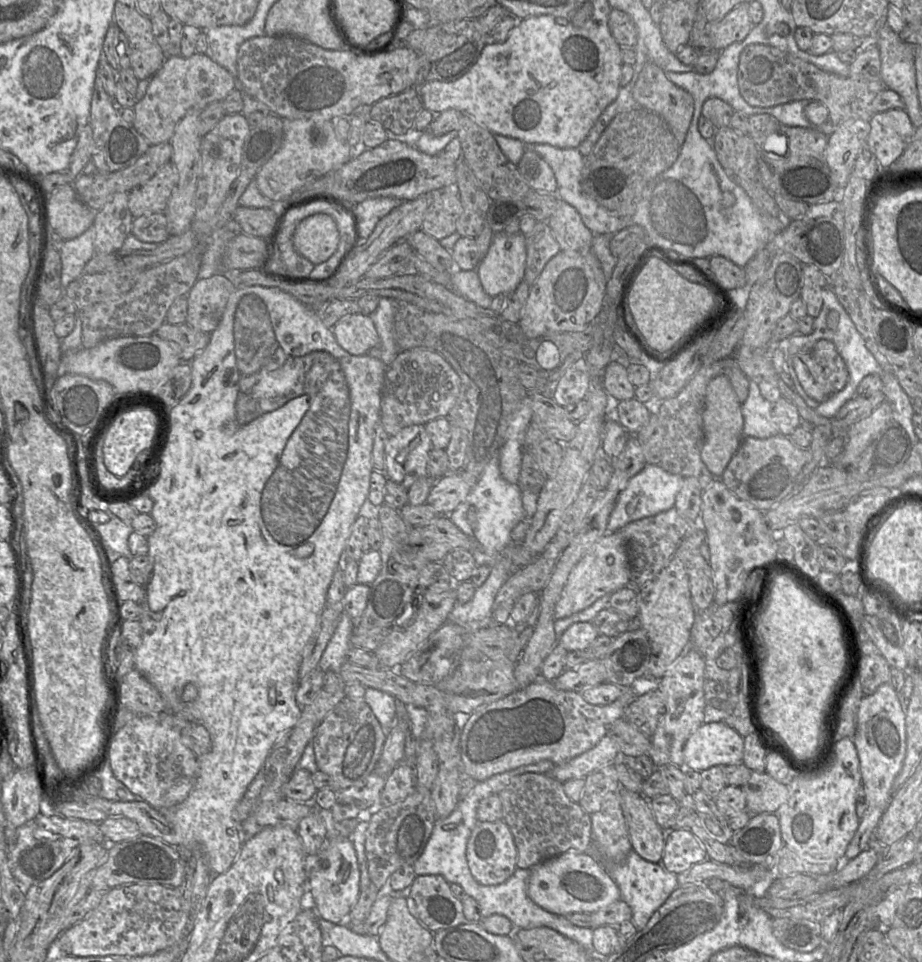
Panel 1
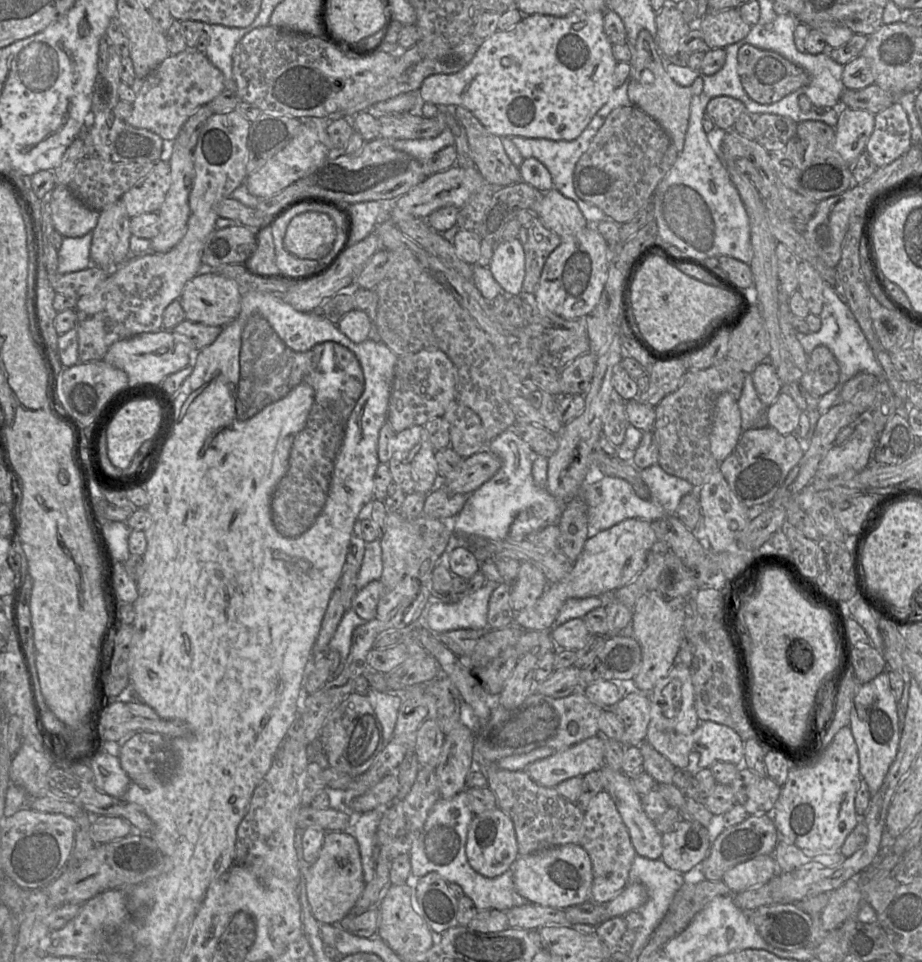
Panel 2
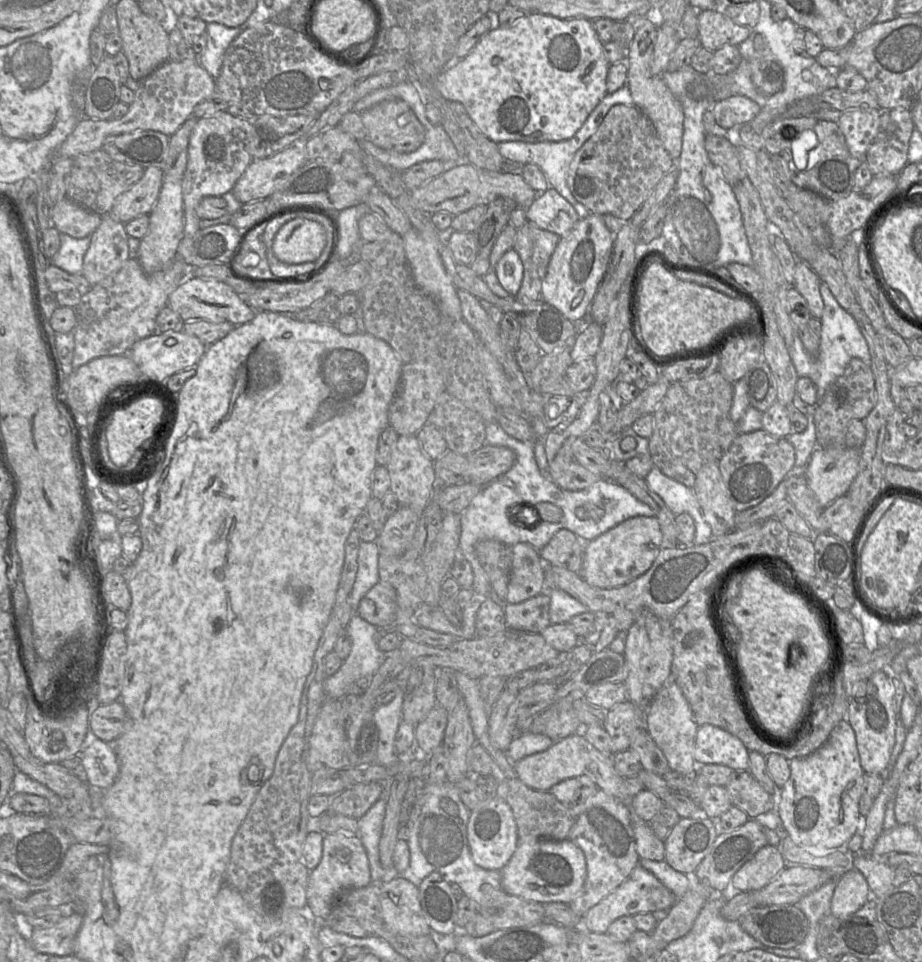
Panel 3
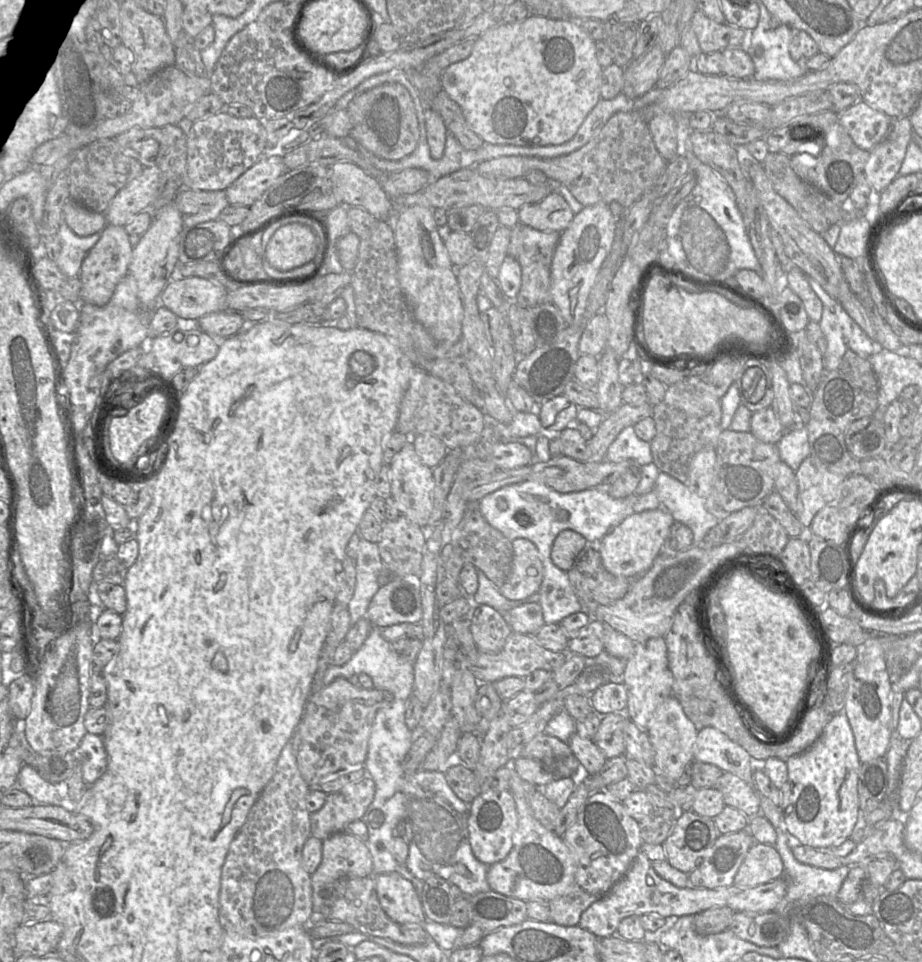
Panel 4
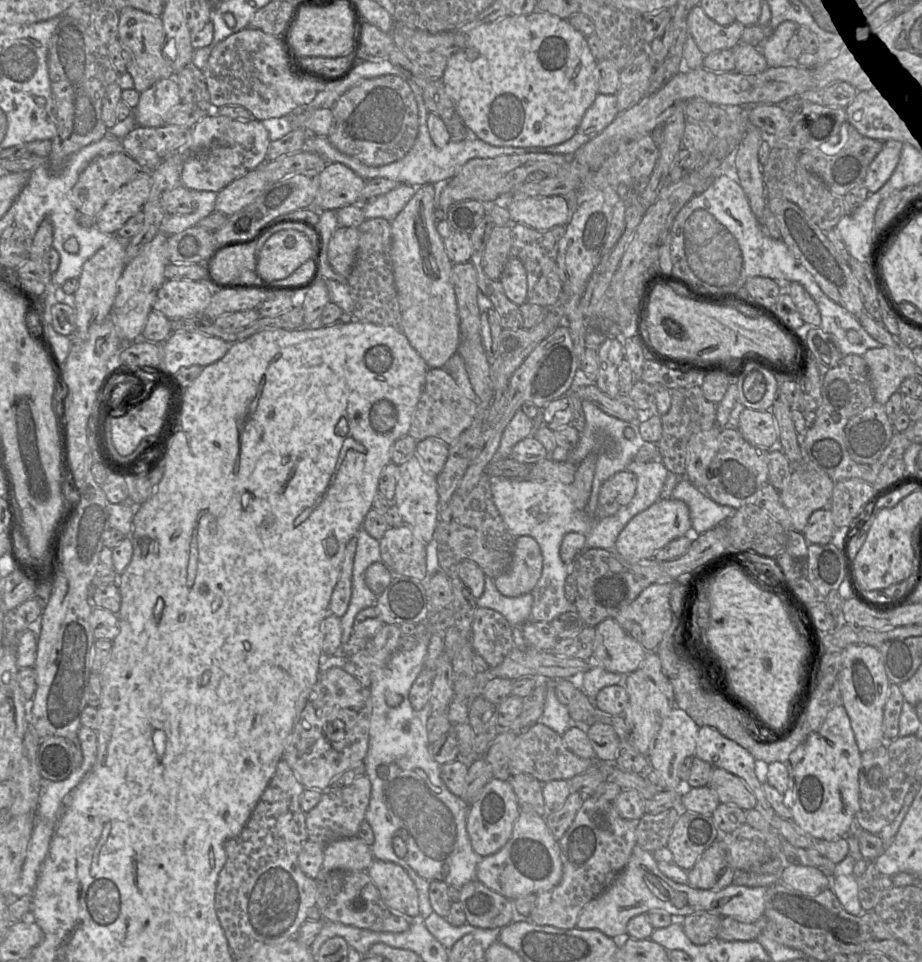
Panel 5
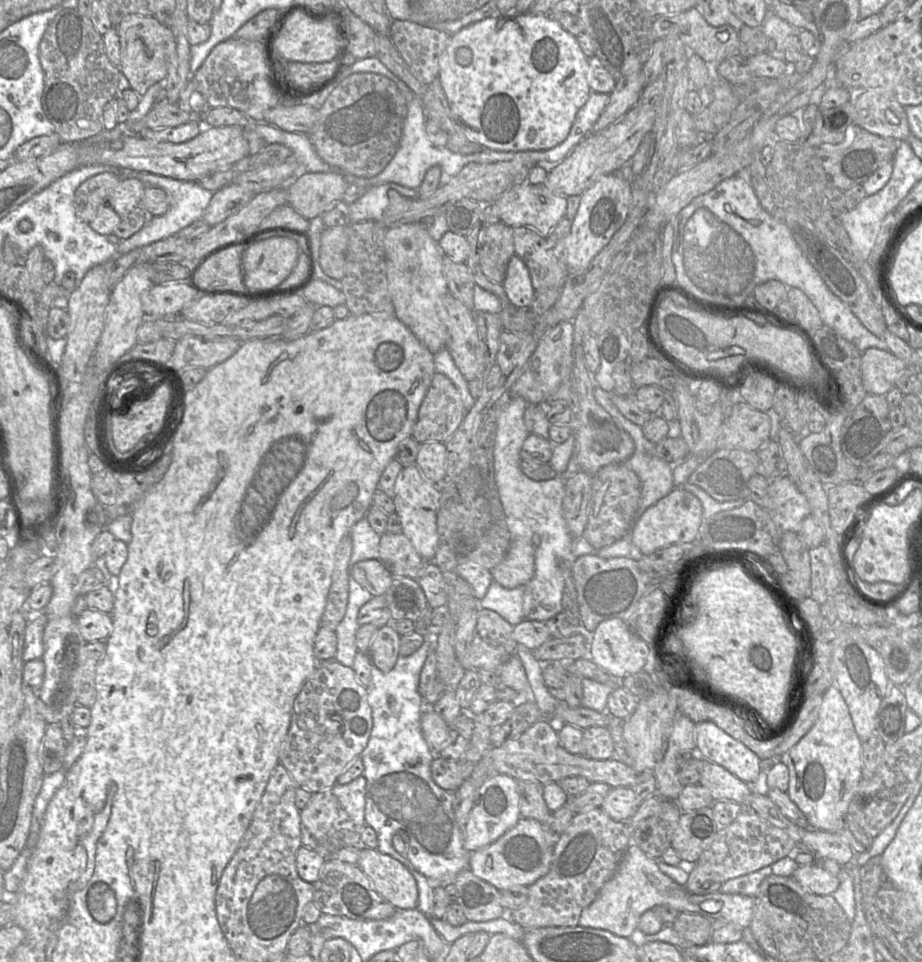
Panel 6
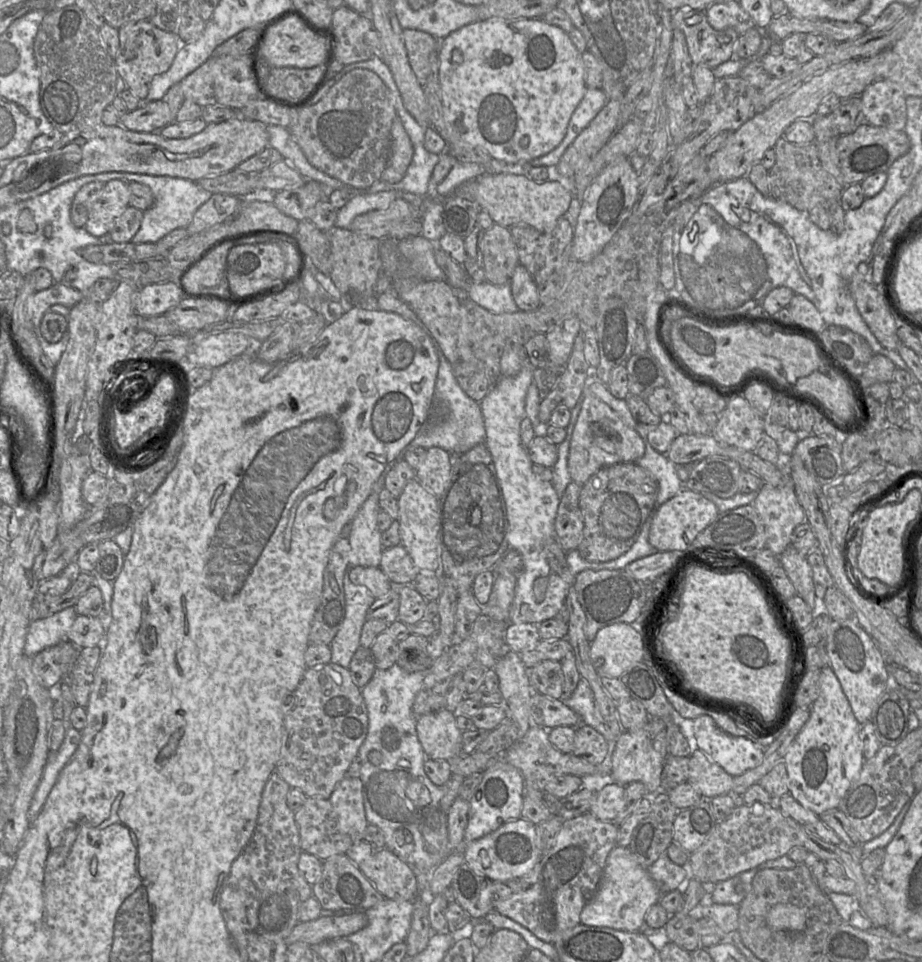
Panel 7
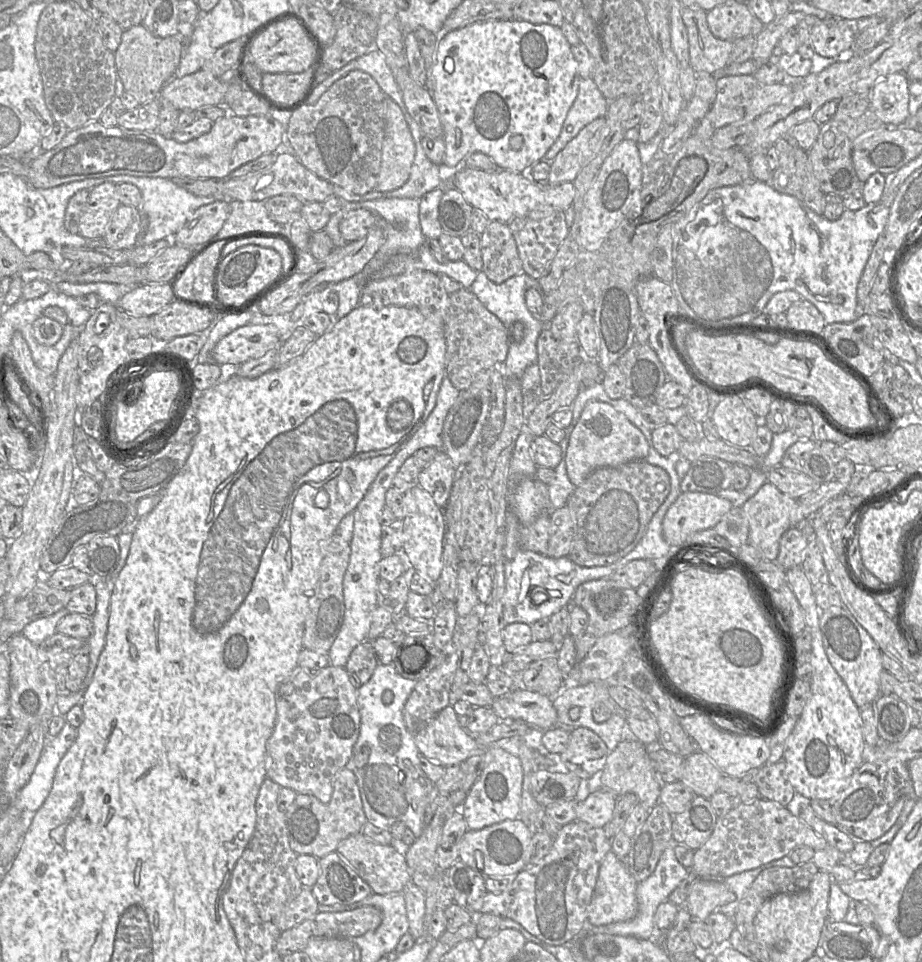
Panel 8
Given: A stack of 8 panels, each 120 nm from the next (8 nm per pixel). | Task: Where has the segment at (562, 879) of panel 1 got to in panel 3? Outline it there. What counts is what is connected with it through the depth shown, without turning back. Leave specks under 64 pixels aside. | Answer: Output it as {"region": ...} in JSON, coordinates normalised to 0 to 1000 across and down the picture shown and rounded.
{"region":[[[590,871],[561,872],[561,880],[543,903],[544,924],[553,930],[587,940],[617,940],[631,925],[636,915],[636,893],[632,885],[620,874]]]}

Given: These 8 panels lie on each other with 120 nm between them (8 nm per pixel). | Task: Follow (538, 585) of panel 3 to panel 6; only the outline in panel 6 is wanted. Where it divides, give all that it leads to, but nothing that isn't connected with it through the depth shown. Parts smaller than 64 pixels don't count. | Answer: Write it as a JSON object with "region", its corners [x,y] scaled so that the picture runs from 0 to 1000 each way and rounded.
{"region":[[[572,560],[553,565],[547,581],[533,594],[534,603],[549,612],[568,610],[580,595],[580,572]]]}

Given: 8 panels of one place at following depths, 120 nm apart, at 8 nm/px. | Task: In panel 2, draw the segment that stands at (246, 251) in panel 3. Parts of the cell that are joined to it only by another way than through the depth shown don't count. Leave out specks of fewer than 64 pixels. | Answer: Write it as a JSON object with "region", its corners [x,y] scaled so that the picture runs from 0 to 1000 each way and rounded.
{"region":[[[283,238],[279,242],[274,252],[274,260],[262,277],[269,283],[283,286],[297,286],[304,282],[299,277],[294,239]]]}

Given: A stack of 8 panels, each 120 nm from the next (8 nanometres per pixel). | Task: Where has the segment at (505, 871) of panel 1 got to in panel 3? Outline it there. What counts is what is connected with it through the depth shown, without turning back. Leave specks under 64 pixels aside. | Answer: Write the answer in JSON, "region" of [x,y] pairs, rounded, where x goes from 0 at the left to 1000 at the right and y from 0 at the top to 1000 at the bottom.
{"region":[[[534,826],[510,843],[507,872],[513,896],[527,904],[543,904],[551,897],[561,880],[561,858],[551,835]]]}

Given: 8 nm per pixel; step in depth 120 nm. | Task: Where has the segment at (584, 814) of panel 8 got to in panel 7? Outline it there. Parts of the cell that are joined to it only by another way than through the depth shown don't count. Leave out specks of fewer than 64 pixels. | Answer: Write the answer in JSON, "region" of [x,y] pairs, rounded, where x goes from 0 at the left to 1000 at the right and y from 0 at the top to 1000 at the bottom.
{"region":[[[663,814],[646,825],[639,845],[651,853],[664,854],[677,841],[678,836],[678,817]]]}

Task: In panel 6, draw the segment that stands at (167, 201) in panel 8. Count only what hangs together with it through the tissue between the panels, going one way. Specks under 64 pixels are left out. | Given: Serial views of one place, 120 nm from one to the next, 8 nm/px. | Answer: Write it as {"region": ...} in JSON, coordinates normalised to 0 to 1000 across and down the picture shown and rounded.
{"region":[[[128,177],[129,184],[144,184],[151,186],[157,193],[176,195],[184,204],[184,216],[178,223],[162,225],[158,233],[141,247],[133,249],[128,256],[128,265],[139,263],[145,259],[153,259],[156,256],[191,244],[195,239],[219,227],[226,215],[231,200],[220,195],[213,188],[200,188],[184,184],[174,183],[162,179],[144,177]]]}

